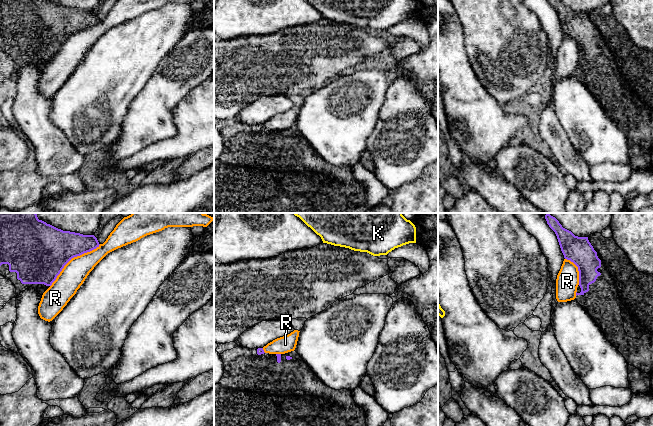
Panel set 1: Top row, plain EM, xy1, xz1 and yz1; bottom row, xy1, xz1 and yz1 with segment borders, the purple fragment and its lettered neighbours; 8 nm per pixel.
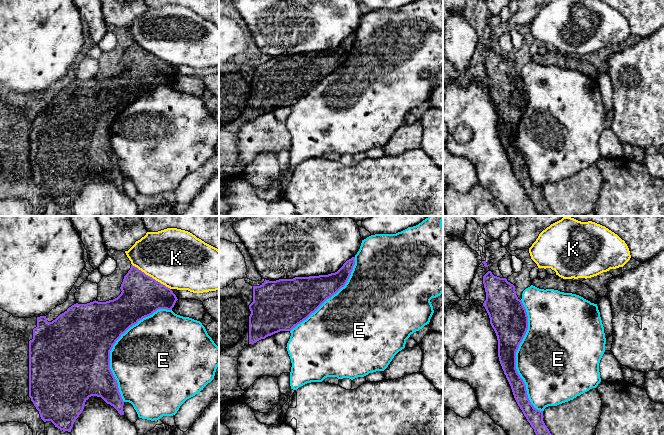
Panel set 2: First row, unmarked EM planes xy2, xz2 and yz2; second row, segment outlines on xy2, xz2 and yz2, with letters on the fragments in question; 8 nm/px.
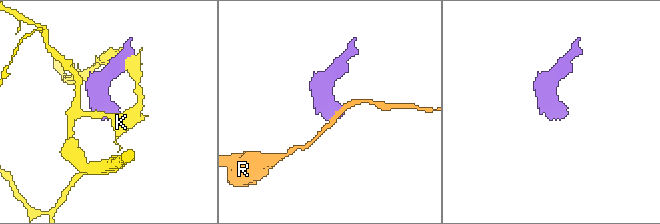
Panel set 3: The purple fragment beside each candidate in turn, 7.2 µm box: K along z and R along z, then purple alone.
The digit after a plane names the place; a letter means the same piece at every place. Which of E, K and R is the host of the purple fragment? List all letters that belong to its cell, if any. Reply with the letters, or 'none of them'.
none of them

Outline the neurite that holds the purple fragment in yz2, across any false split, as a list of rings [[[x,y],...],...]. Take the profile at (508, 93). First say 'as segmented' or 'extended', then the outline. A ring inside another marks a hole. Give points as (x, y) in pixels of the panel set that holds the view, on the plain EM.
as segmented; [[[488,47],[483,52],[486,76],[483,79],[498,116],[498,133],[504,150],[511,162],[514,174],[527,197],[534,205],[538,216],[556,216],[543,197],[543,187],[537,186],[530,178],[526,161],[516,145],[516,128],[528,105],[528,92],[522,77],[517,73],[515,62],[506,54],[494,52]]]

